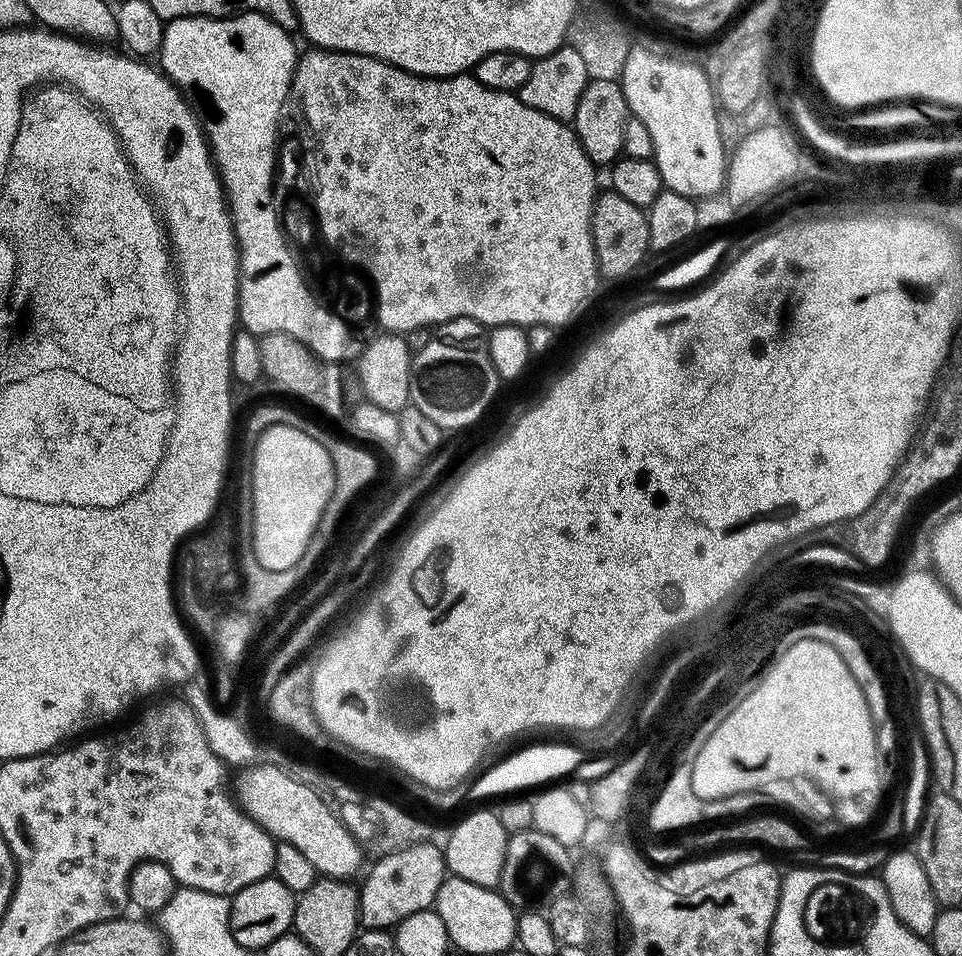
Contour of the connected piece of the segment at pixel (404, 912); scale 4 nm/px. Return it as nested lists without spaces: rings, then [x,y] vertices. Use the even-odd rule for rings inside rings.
[[[425,842],[386,854],[375,861],[364,885],[359,885],[360,924],[364,928],[395,929],[410,914],[432,908],[436,895],[446,878],[444,850],[438,843]]]

